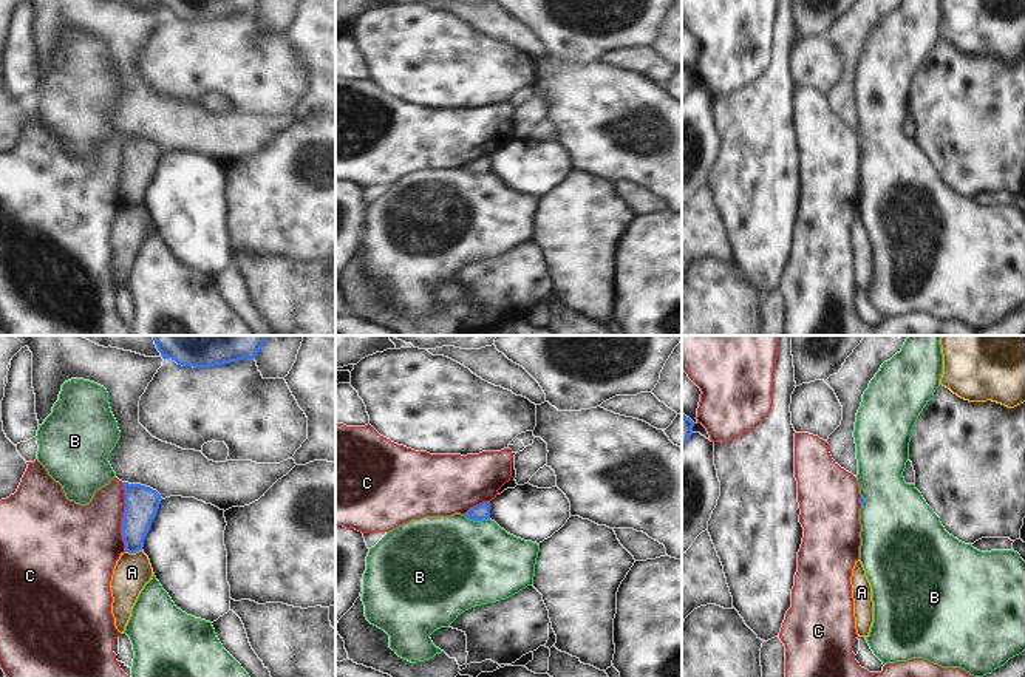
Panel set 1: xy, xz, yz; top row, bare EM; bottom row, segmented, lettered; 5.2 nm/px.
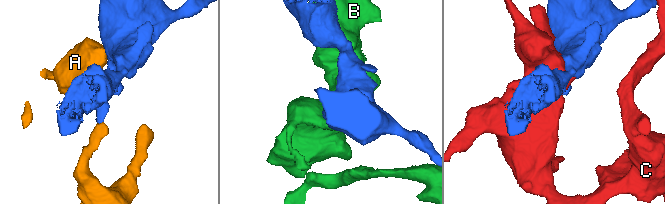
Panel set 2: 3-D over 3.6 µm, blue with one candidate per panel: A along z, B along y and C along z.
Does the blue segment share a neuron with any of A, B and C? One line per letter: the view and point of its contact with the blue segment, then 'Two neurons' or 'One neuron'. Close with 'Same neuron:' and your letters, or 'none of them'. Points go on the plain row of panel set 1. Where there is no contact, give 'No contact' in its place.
A: Touches blue at xy (133, 206). Two neurons
B: Touches blue at xz (476, 173). Two neurons
C: Touches blue at xy (124, 170). Two neurons
Same neuron: none of them.

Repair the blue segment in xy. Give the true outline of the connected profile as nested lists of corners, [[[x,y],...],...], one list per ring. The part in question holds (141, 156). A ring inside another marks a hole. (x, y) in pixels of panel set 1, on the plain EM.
[[[124,136],[124,144],[125,165],[122,172],[122,190],[125,206],[136,207],[144,201],[144,193],[162,151],[156,144],[141,138]]]

